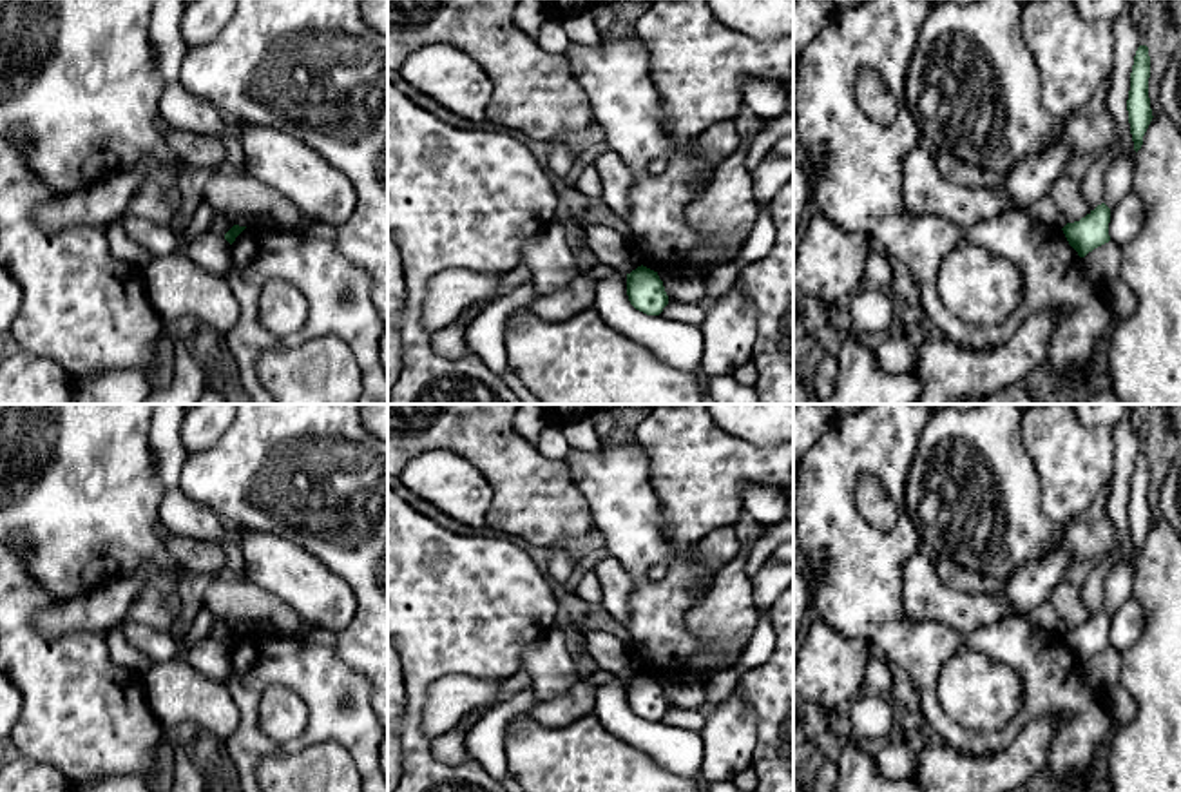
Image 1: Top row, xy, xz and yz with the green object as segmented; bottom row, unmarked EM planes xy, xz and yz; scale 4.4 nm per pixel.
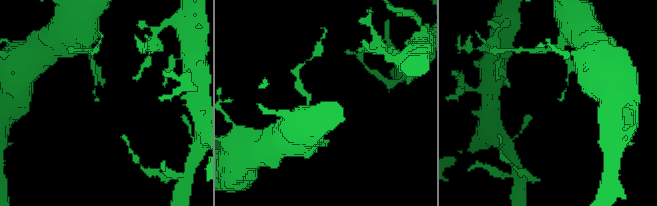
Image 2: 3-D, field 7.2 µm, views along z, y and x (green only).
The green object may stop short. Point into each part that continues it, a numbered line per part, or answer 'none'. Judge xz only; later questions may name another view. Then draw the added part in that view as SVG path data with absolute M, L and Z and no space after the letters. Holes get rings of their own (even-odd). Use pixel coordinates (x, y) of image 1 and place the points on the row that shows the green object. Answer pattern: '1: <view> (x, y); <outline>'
none

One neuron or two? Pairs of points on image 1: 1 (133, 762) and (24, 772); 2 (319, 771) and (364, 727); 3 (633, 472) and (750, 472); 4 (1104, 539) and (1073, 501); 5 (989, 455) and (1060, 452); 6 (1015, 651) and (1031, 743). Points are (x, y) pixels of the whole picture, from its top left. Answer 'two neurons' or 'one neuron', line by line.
1: two neurons
2: two neurons
3: two neurons
4: two neurons
5: two neurons
6: two neurons

